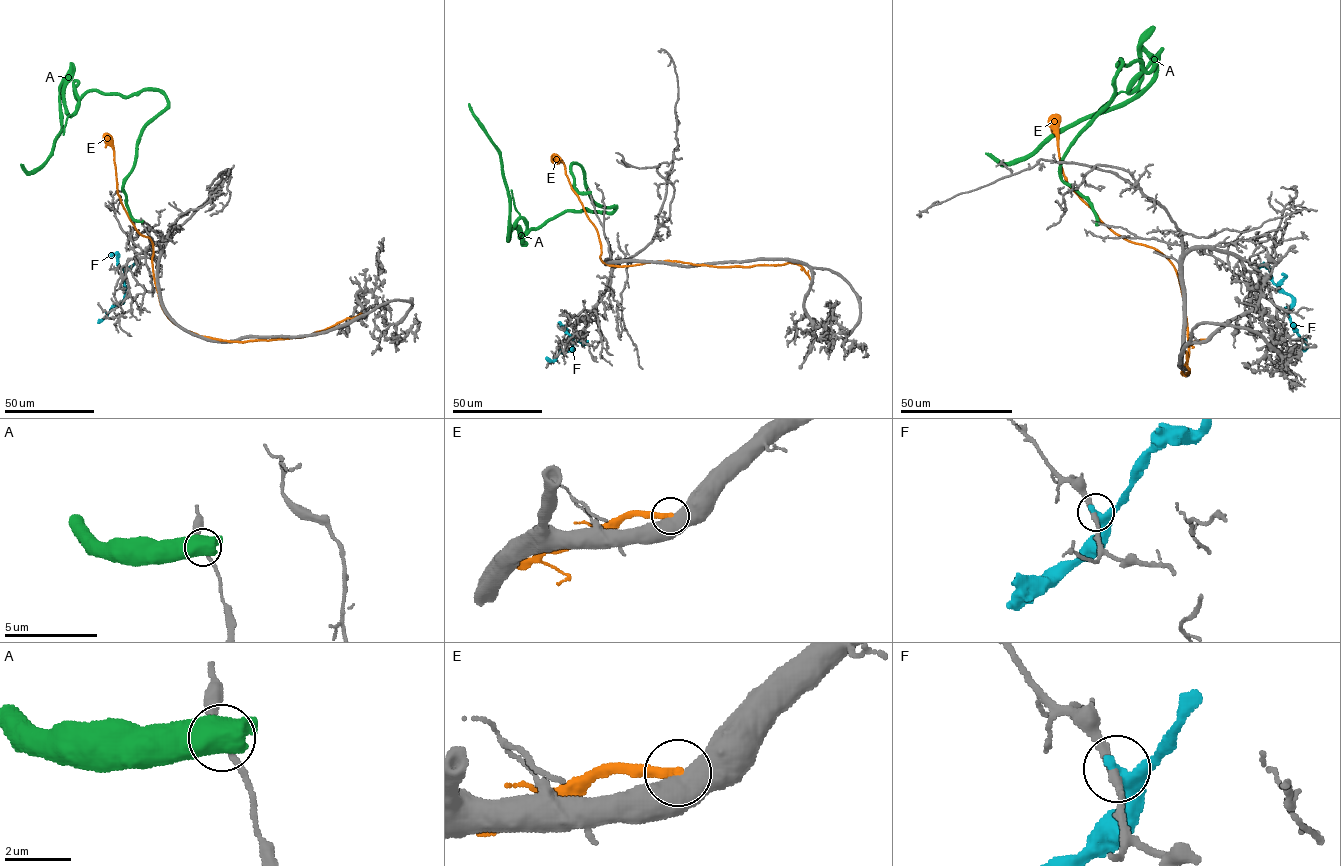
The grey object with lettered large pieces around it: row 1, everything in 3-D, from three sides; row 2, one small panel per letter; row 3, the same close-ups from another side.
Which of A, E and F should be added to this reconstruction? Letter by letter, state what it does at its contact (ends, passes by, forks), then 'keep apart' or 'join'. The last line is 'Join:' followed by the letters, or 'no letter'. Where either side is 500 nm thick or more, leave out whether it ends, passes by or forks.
A: keep apart
E: keep apart
F: it passes by; keep apart
Join: no letter

